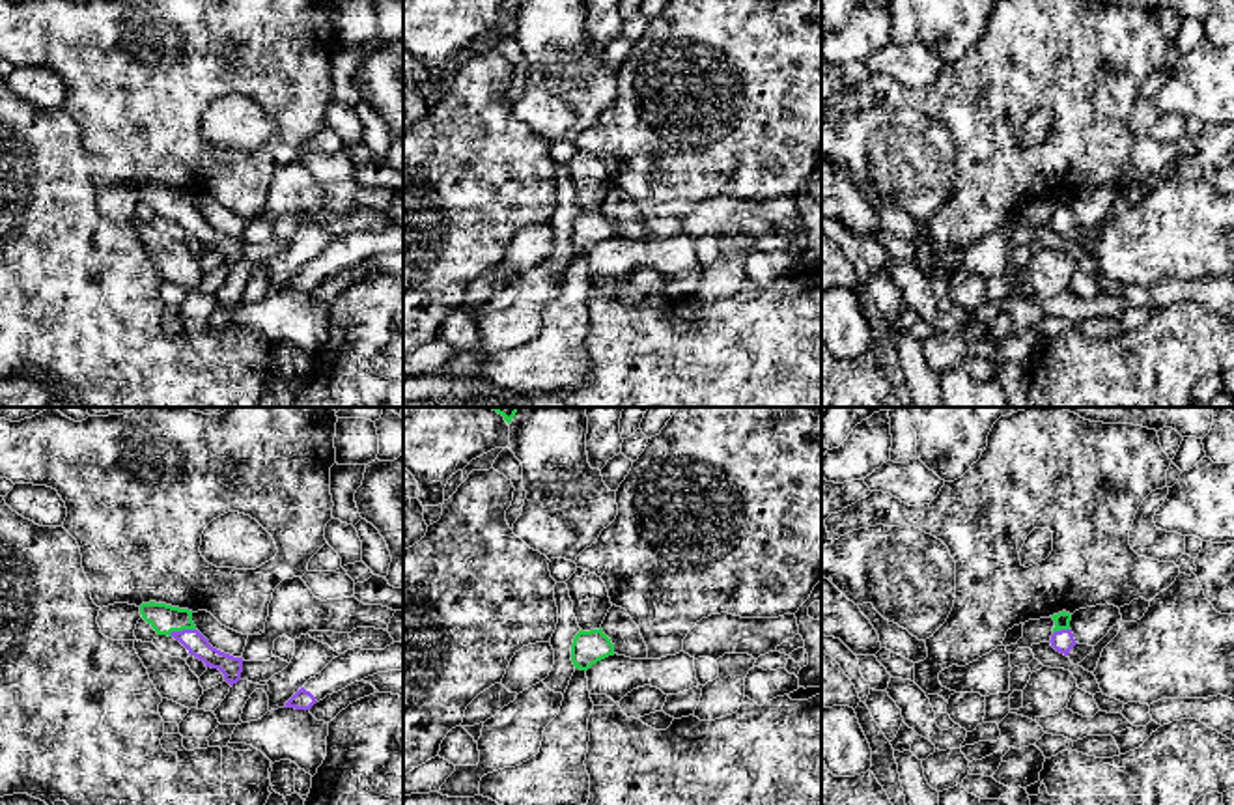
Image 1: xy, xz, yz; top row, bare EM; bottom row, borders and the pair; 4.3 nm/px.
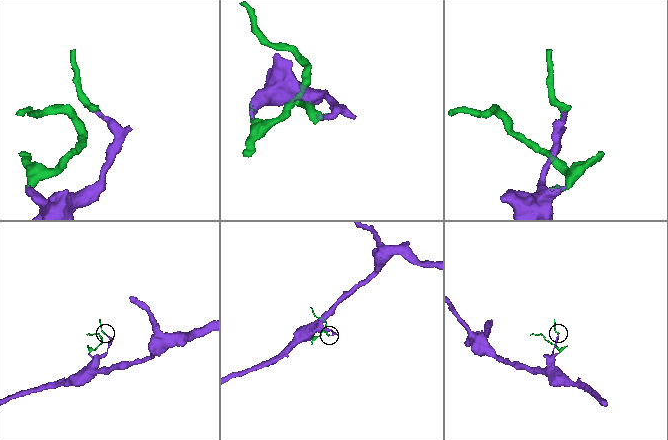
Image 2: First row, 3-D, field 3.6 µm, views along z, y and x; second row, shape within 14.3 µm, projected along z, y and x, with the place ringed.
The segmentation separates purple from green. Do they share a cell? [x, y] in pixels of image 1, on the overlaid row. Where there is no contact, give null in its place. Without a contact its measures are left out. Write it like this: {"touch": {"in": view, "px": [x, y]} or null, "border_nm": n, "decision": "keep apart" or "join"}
{"touch": {"in": "xy", "px": [183, 630]}, "border_nm": 120, "decision": "join"}

